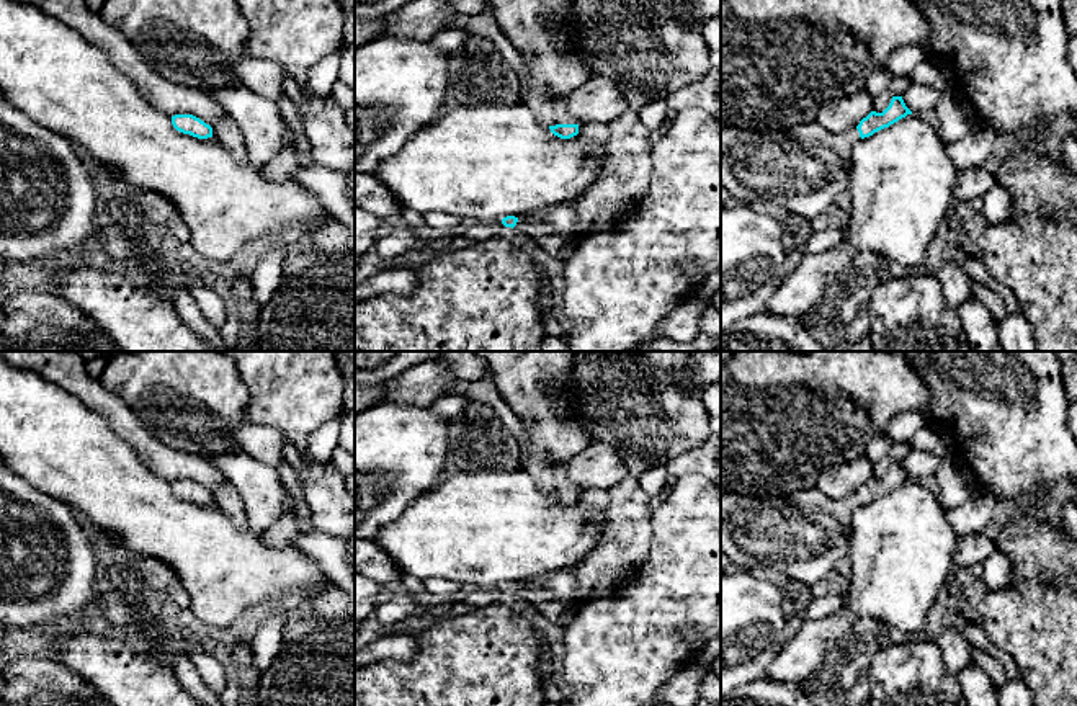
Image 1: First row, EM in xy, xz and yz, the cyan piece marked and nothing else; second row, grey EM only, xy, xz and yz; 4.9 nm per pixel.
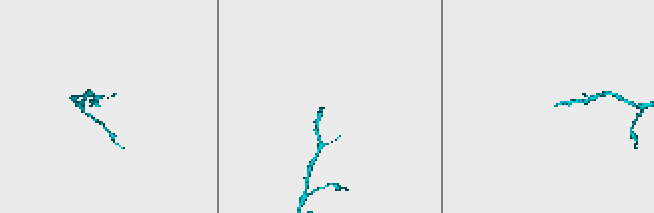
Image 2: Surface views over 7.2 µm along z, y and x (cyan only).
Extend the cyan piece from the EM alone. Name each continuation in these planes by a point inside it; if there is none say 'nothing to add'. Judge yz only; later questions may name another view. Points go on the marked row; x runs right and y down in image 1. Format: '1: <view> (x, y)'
1: yz (804, 169)

